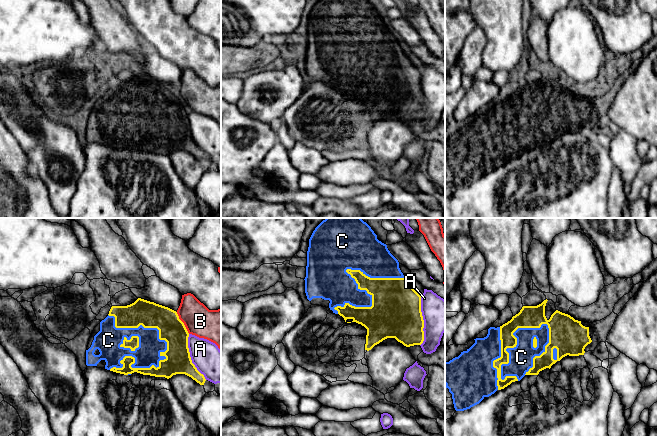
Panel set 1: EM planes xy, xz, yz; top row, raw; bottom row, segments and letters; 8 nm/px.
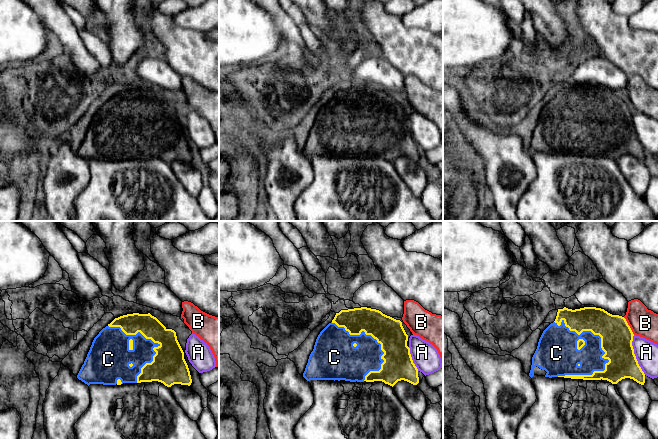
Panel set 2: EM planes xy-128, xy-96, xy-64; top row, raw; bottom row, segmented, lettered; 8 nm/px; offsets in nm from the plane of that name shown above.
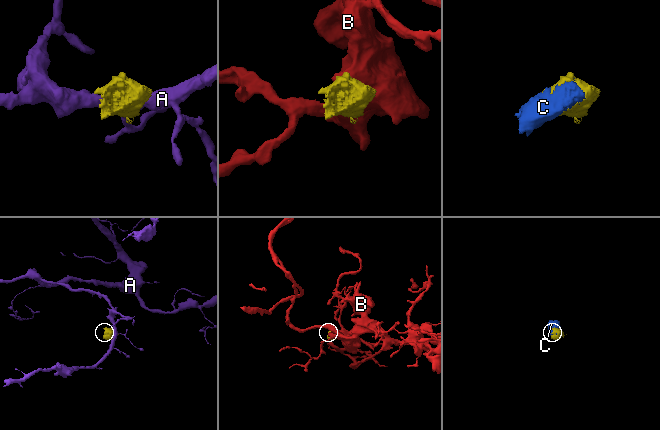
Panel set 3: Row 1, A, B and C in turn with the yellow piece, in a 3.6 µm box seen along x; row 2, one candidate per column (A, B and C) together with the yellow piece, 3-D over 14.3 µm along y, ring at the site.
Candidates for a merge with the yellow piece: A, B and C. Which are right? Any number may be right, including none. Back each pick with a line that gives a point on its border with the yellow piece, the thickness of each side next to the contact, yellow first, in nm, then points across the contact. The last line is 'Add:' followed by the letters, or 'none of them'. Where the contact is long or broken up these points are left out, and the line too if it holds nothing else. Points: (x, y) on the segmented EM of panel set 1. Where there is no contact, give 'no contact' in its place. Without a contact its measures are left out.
C: meets yellow in xy at (152, 327); 200 nm thick on the yellow side, 190 nm on the other
Add: C

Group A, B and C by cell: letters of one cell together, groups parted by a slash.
A / B / C

